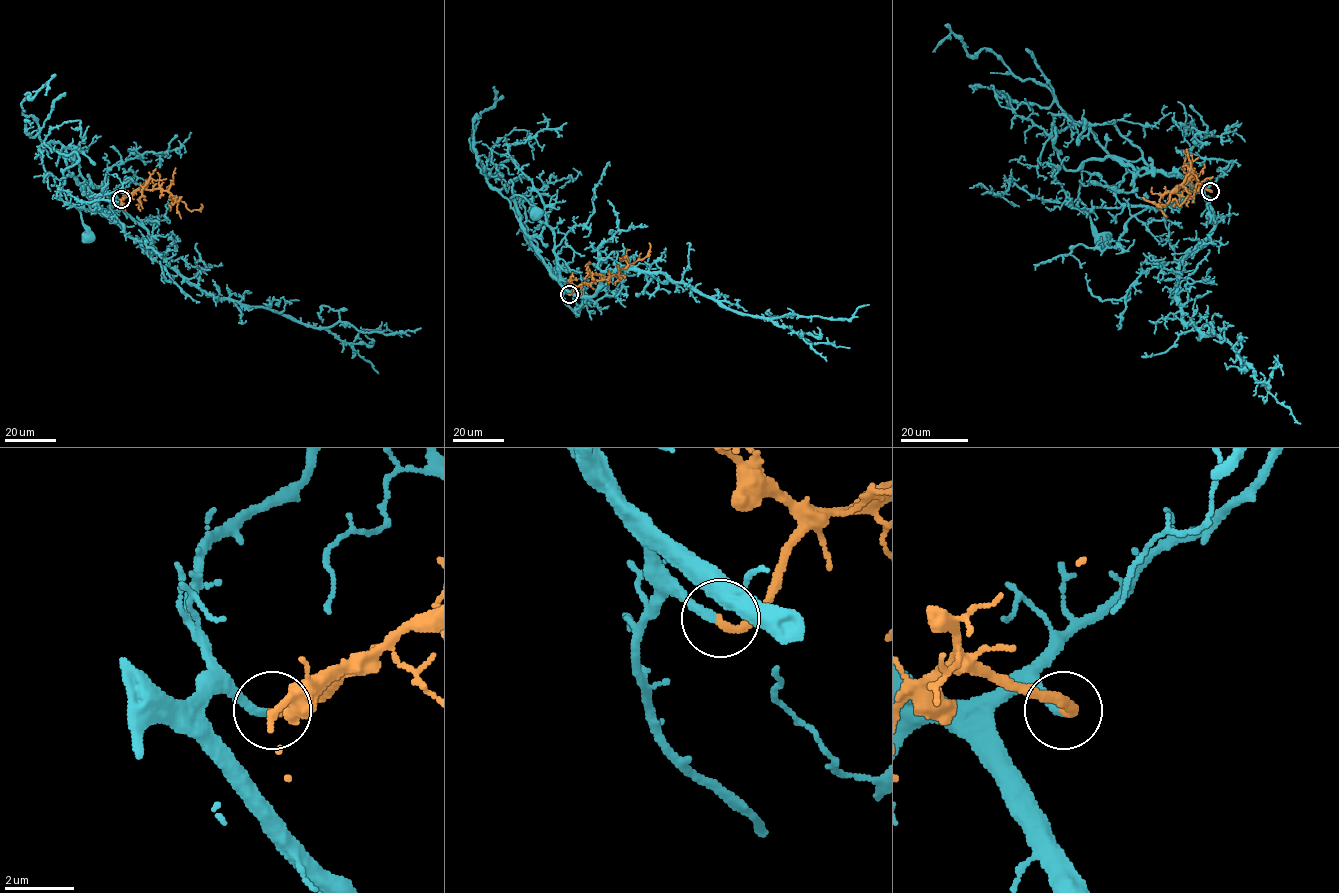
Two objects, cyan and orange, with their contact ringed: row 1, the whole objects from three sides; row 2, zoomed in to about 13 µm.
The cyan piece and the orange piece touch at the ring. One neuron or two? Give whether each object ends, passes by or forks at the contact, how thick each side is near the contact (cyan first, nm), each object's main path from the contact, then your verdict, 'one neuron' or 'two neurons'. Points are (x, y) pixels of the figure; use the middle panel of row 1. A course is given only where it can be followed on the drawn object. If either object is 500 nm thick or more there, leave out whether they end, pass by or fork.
cyan ends | orange ends | 240/280 nm | cyan via (568, 294), (525, 234), (515, 200), (510, 197), (522, 195), (534, 205), (534, 215) | orange via (569, 294), (593, 280), (608, 280), (620, 269), (643, 259), (650, 249), (649, 243) | one neuron

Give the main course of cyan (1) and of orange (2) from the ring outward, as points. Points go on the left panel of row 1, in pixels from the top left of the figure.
1: (120, 200), (102, 188), (80, 182), (72, 174), (67, 176), (62, 191), (78, 210), (86, 234)
2: (121, 200), (136, 191), (160, 188), (175, 196), (190, 210), (199, 210), (201, 204)

